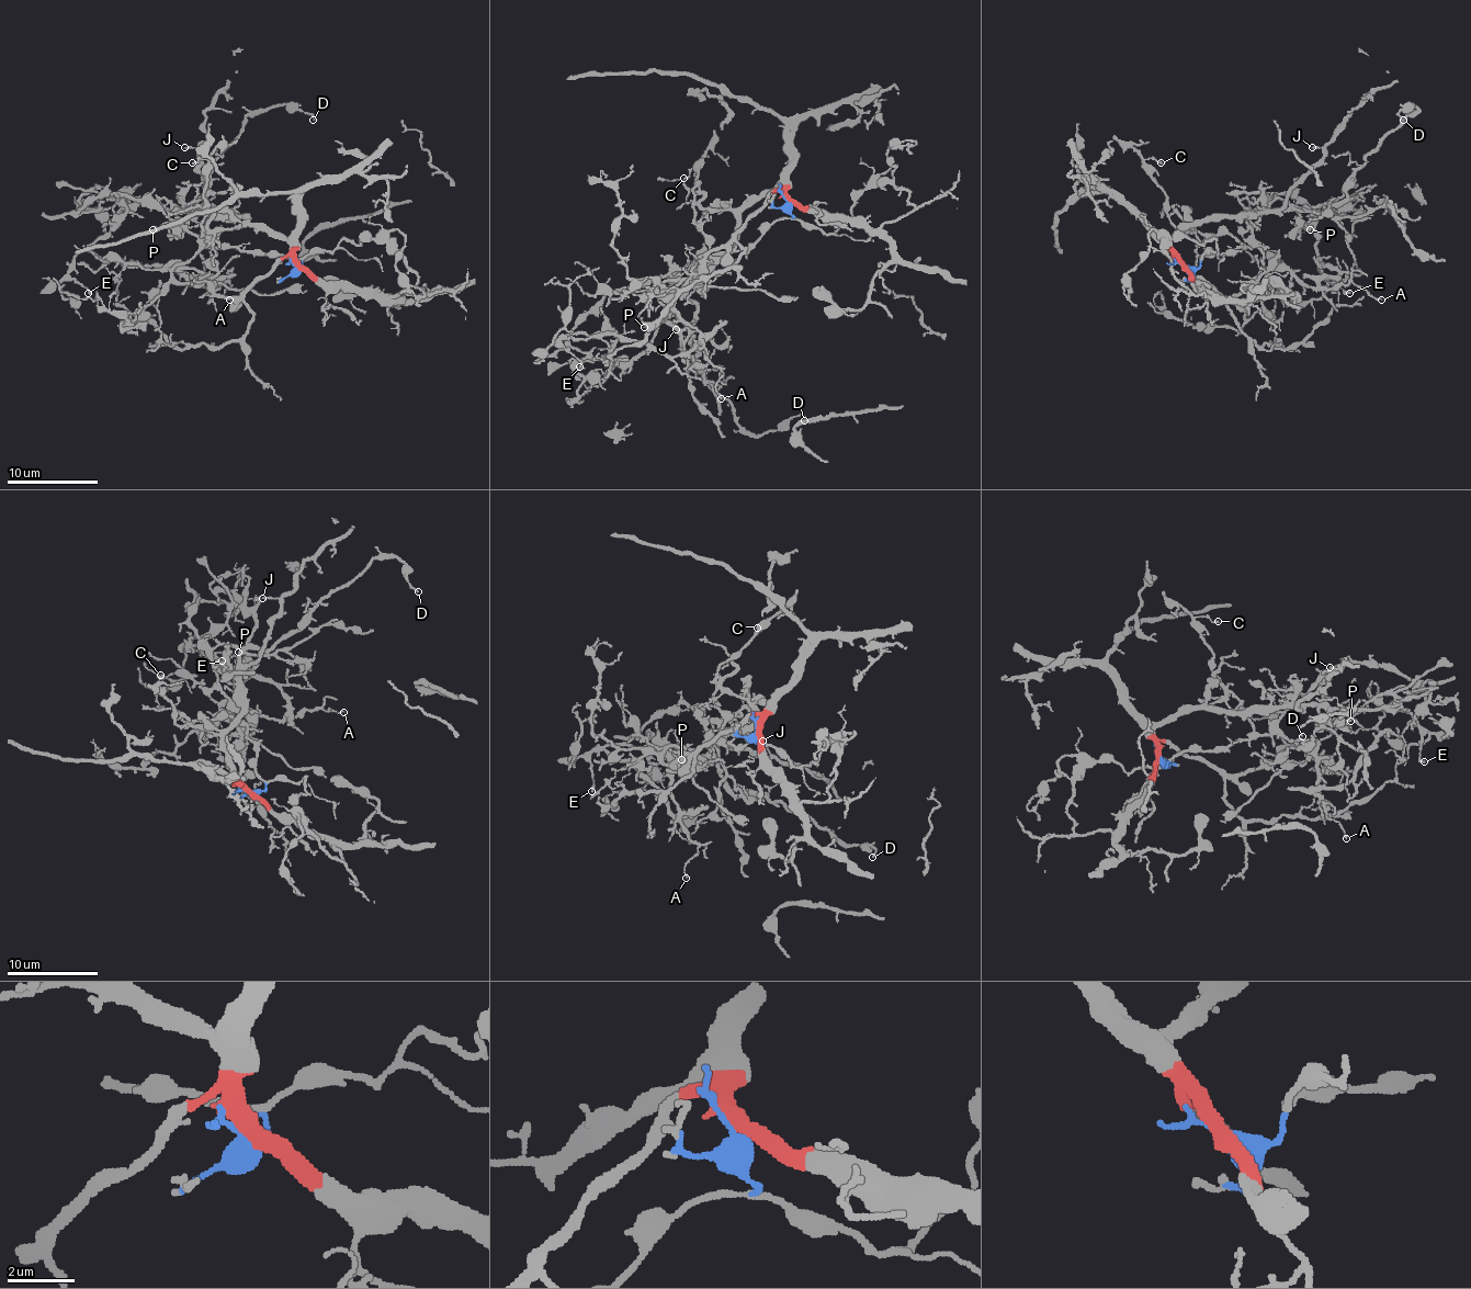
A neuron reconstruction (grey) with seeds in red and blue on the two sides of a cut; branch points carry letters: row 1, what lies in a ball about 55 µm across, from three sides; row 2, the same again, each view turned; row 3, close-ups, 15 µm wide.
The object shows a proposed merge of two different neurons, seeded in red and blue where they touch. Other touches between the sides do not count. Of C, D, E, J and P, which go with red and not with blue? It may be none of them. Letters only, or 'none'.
D, J, P

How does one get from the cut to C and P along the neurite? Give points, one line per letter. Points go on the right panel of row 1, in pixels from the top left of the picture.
C: (1185, 266), (1242, 245), (1228, 234), (1183, 232), (1168, 217), (1168, 198), (1143, 160), (1162, 162)
P: (1185, 266), (1170, 240), (1196, 223), (1294, 211), (1310, 229)

